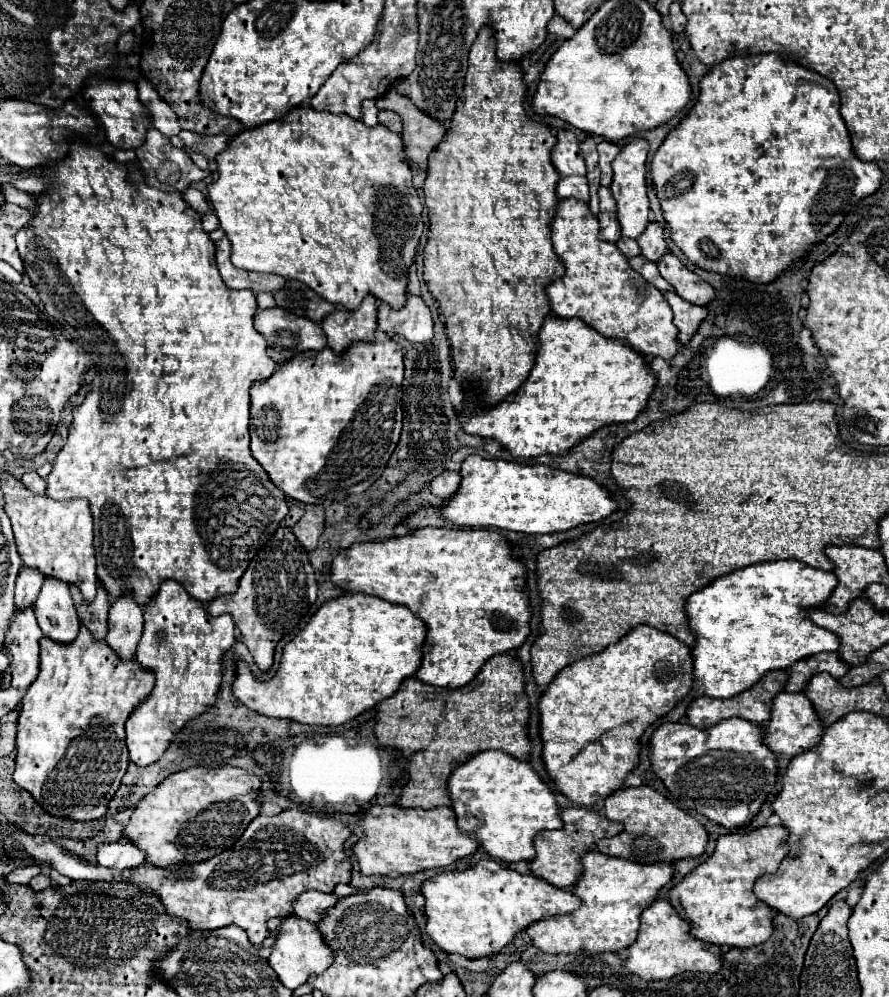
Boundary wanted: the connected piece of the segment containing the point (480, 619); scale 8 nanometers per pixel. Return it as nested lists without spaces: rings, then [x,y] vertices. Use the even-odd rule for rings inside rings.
[[[424,527],[414,531],[412,535],[406,537],[392,537],[392,539],[384,539],[384,541],[370,541],[370,543],[354,543],[352,547],[340,551],[332,563],[332,583],[338,585],[344,591],[350,593],[366,593],[366,595],[376,595],[380,599],[386,599],[390,603],[398,603],[408,607],[414,615],[418,615],[426,627],[428,627],[428,635],[426,635],[426,643],[424,643],[424,657],[422,657],[422,665],[416,673],[416,677],[426,683],[426,685],[436,685],[436,687],[448,687],[448,689],[456,689],[462,687],[466,683],[470,683],[478,671],[482,669],[482,665],[500,653],[518,649],[526,637],[530,635],[530,619],[532,619],[532,609],[530,609],[530,599],[528,599],[528,591],[526,591],[526,567],[514,557],[512,547],[508,543],[508,539],[504,535],[500,535],[498,531],[490,531],[490,529],[434,529],[434,527]]]

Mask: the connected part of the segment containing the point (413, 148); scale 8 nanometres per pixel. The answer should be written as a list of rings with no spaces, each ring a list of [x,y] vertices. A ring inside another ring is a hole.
[[[390,89],[386,95],[376,99],[376,107],[380,111],[396,111],[404,121],[404,151],[414,173],[428,169],[430,153],[442,143],[446,127],[440,121],[434,121],[426,113],[422,113],[408,97]]]

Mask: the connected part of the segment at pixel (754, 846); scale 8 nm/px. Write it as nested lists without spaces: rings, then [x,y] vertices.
[[[764,825],[750,833],[722,835],[714,855],[698,865],[682,883],[670,889],[670,903],[678,915],[690,923],[690,933],[696,939],[728,947],[760,945],[768,941],[774,925],[772,909],[754,895],[754,883],[762,875],[776,873],[788,853],[788,831],[782,825]]]

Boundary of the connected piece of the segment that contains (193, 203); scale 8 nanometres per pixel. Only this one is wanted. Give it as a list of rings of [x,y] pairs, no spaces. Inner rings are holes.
[[[186,189],[186,191],[182,193],[182,197],[184,197],[184,201],[186,201],[190,207],[196,209],[198,215],[202,215],[204,209],[208,209],[206,203],[204,203],[204,195],[202,195],[200,191],[196,191],[196,189]]]

